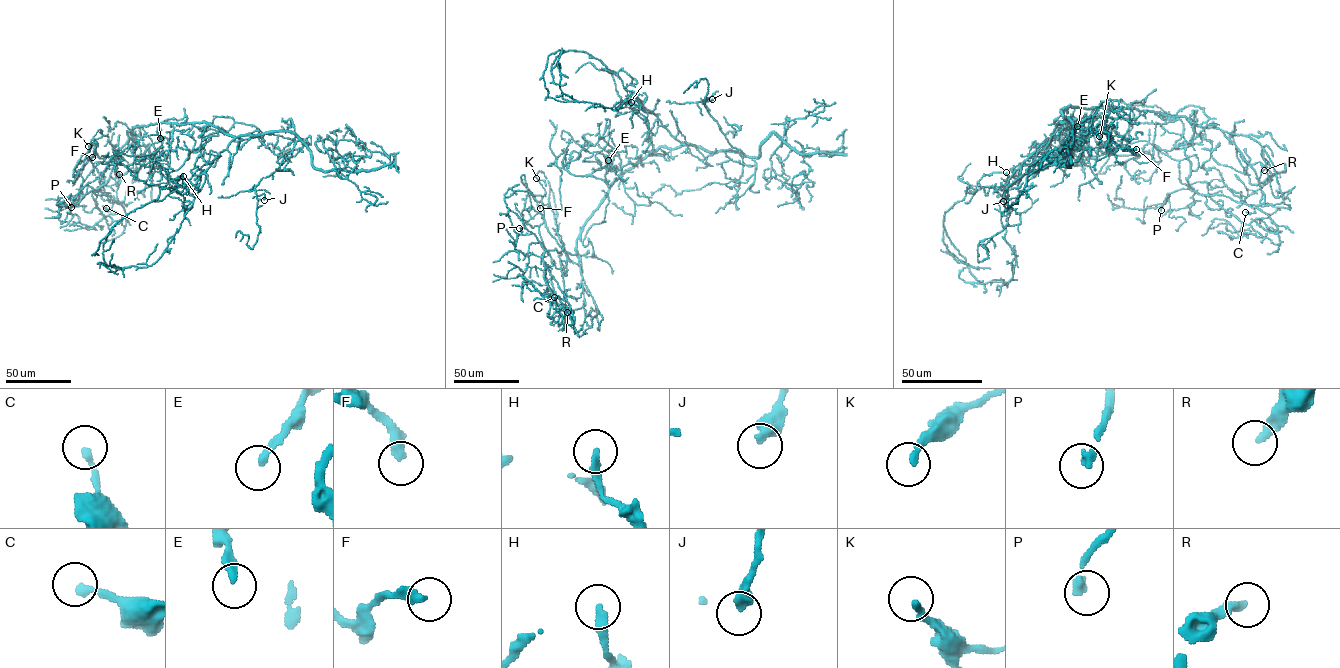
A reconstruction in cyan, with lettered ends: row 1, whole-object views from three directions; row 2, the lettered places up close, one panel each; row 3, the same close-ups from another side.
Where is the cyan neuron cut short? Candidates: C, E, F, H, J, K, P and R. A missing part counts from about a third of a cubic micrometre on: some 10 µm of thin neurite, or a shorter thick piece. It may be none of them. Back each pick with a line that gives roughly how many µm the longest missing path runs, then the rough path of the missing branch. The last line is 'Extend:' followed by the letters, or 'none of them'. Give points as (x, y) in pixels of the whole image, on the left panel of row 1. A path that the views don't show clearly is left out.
P: 30 µm
Extend: P

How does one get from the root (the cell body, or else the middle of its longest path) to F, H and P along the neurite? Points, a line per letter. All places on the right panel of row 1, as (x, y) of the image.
F: (1080, 108), (1135, 108), (1184, 116), (1192, 126), (1189, 145), (1159, 124), (1134, 123), (1121, 146), (1136, 149)
H: (1080, 108), (1067, 106), (1061, 111), (1063, 119), (1052, 138), (1024, 162), (1013, 184), (1008, 185), (1006, 172)
P: (1080, 108), (1135, 108), (1184, 116), (1191, 125), (1188, 188), (1169, 193), (1161, 210)

